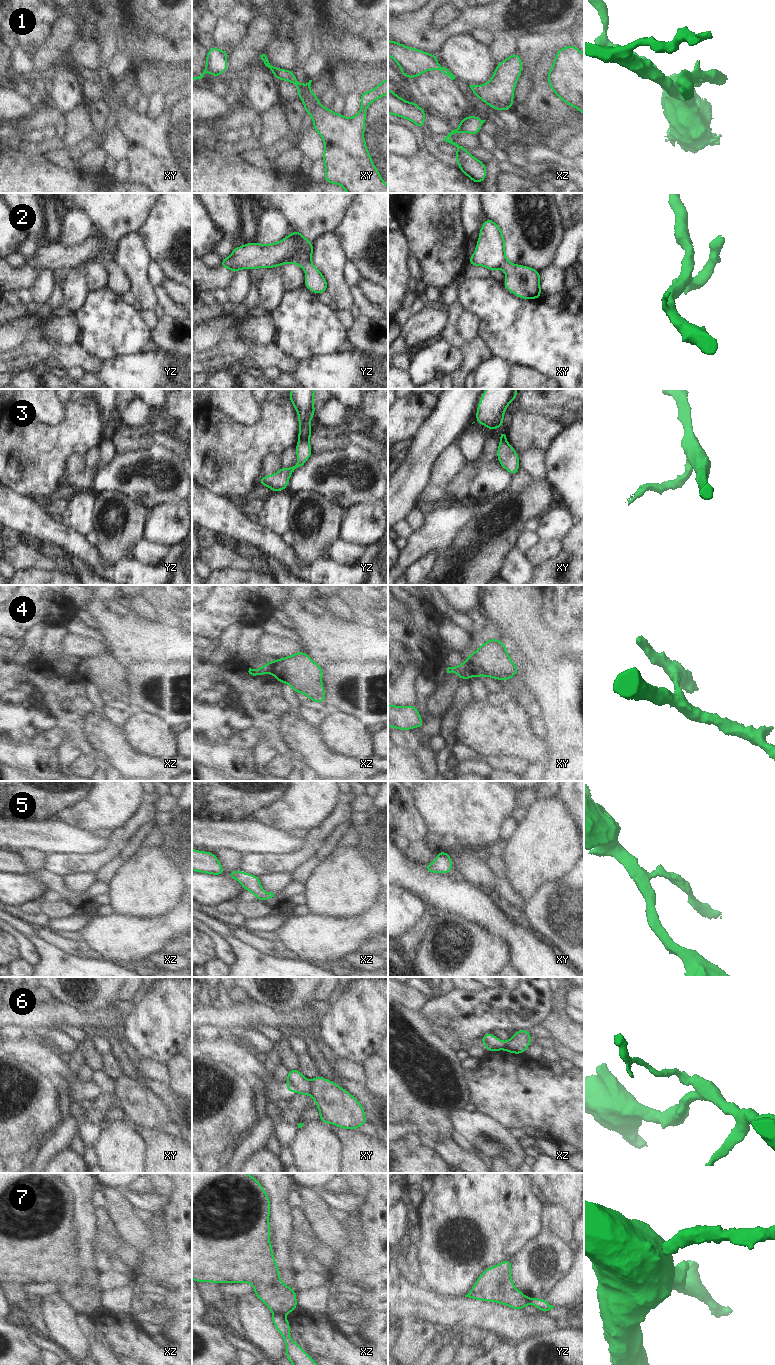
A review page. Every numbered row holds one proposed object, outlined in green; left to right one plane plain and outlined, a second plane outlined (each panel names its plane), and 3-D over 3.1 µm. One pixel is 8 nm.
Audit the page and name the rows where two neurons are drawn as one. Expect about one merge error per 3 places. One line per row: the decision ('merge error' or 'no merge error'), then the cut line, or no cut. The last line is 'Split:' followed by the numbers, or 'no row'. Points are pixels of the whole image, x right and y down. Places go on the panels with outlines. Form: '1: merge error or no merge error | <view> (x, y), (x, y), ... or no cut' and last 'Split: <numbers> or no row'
1: no merge error | no cut
2: merge error | yz (310, 261), (307, 261), (302, 267)
3: merge error | yz (299, 439), (307, 441)
4: merge error | xy (466, 661), (472, 675)
5: no merge error | no cut
6: merge error | xy (311, 1081), (309, 1094)
7: merge error | xz (273, 1313), (281, 1313), (283, 1315)
Split: 2, 3, 4, 6, 7

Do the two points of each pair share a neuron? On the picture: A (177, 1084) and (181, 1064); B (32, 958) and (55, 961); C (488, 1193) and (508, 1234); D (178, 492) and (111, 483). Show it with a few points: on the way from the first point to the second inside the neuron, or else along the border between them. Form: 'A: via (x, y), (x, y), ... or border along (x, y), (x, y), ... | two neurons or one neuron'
A: via (179, 1079), (179, 1069) | one neuron
B: border along (27, 938), (38, 956), (38, 961), (32, 966) | two neurons
C: via (488, 1203), (488, 1214), (498, 1224) | one neuron
D: via (161, 491), (153, 485), (128, 485) | one neuron

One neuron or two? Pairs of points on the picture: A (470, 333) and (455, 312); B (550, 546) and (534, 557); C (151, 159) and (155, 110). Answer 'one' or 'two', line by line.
A: two
B: one
C: two

